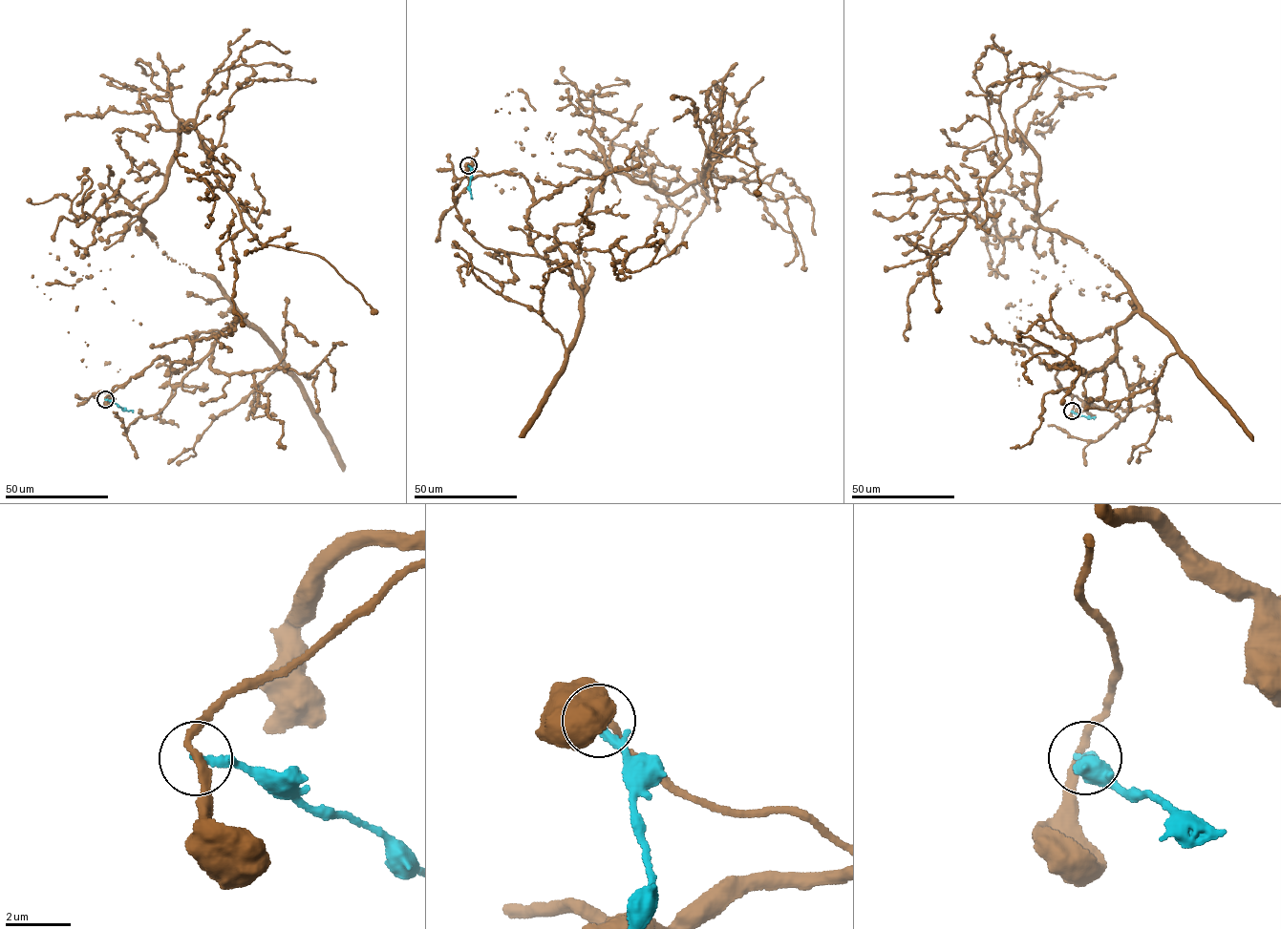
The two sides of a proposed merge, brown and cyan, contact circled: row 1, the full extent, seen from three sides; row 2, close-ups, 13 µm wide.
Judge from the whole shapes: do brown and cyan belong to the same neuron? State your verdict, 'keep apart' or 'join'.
keep apart

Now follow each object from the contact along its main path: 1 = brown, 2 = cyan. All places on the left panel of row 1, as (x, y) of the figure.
1: (105, 399), (162, 357), (180, 371), (243, 319), (143, 229), (181, 121), (260, 243), (321, 256), (373, 314)
2: (105, 399), (133, 412)

